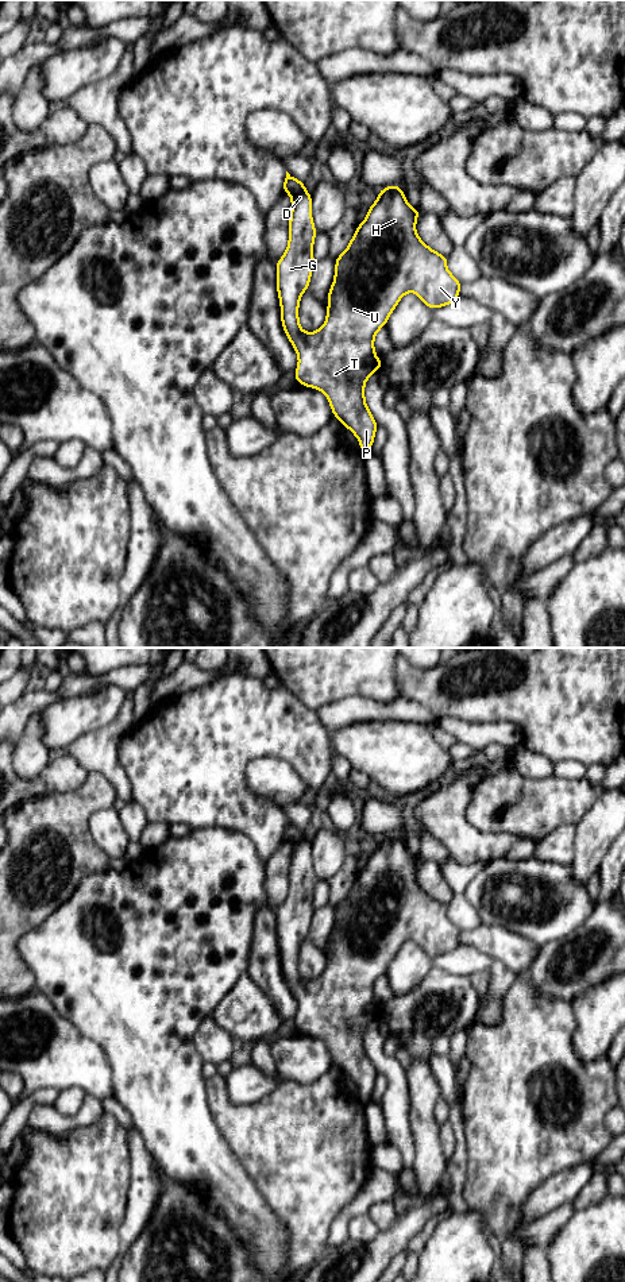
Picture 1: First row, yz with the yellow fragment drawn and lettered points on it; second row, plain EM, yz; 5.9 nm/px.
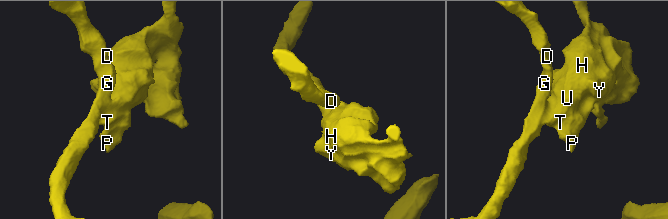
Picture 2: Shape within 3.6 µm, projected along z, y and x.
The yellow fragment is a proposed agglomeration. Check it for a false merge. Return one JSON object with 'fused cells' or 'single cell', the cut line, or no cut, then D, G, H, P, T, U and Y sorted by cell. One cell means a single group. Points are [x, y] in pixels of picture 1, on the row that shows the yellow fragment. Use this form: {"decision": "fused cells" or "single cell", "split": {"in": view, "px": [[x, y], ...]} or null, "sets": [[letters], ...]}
{"decision": "single cell", "split": null, "sets": [["D", "G", "H", "P", "T", "U", "Y"]]}

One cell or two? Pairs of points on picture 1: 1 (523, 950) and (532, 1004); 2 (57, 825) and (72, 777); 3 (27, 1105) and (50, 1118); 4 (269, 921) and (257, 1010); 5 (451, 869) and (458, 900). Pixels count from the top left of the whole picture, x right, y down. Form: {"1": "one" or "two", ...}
{"1": "two", "2": "two", "3": "two", "4": "two", "5": "one"}

